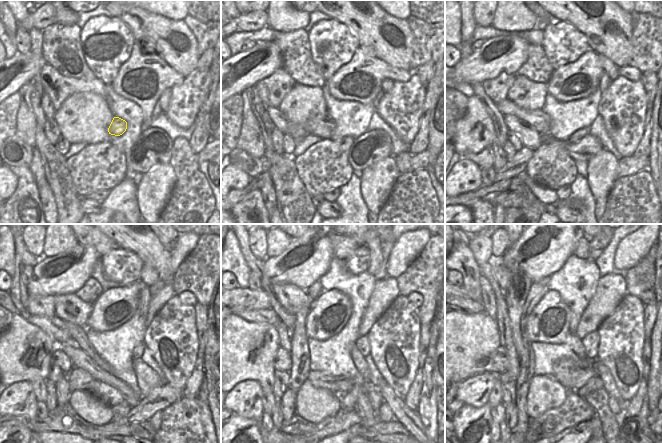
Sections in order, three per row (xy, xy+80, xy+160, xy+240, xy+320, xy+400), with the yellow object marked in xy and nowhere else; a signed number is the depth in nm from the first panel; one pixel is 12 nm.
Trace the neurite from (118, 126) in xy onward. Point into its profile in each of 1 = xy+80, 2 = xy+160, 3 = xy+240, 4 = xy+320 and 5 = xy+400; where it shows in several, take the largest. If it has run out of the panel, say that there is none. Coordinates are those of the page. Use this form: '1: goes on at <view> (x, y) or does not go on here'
1: goes on at xy+80 (327, 124)
2: goes on at xy+160 (507, 107)
3: goes on at xy+240 (54, 326)
4: goes on at xy+320 (269, 315)
5: goes on at xy+400 (466, 306)

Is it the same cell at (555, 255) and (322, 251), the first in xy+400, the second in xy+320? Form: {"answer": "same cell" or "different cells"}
{"answer": "same cell"}

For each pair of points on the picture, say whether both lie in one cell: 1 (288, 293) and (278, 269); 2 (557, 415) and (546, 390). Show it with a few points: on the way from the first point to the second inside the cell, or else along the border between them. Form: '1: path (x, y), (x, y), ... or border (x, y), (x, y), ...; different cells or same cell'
1: border (273, 284), (294, 284), (304, 291); different cells
2: border (567, 391), (560, 405), (533, 419); different cells

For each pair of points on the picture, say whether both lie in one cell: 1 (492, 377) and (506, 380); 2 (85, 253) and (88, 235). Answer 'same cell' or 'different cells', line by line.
1: different cells
2: different cells

